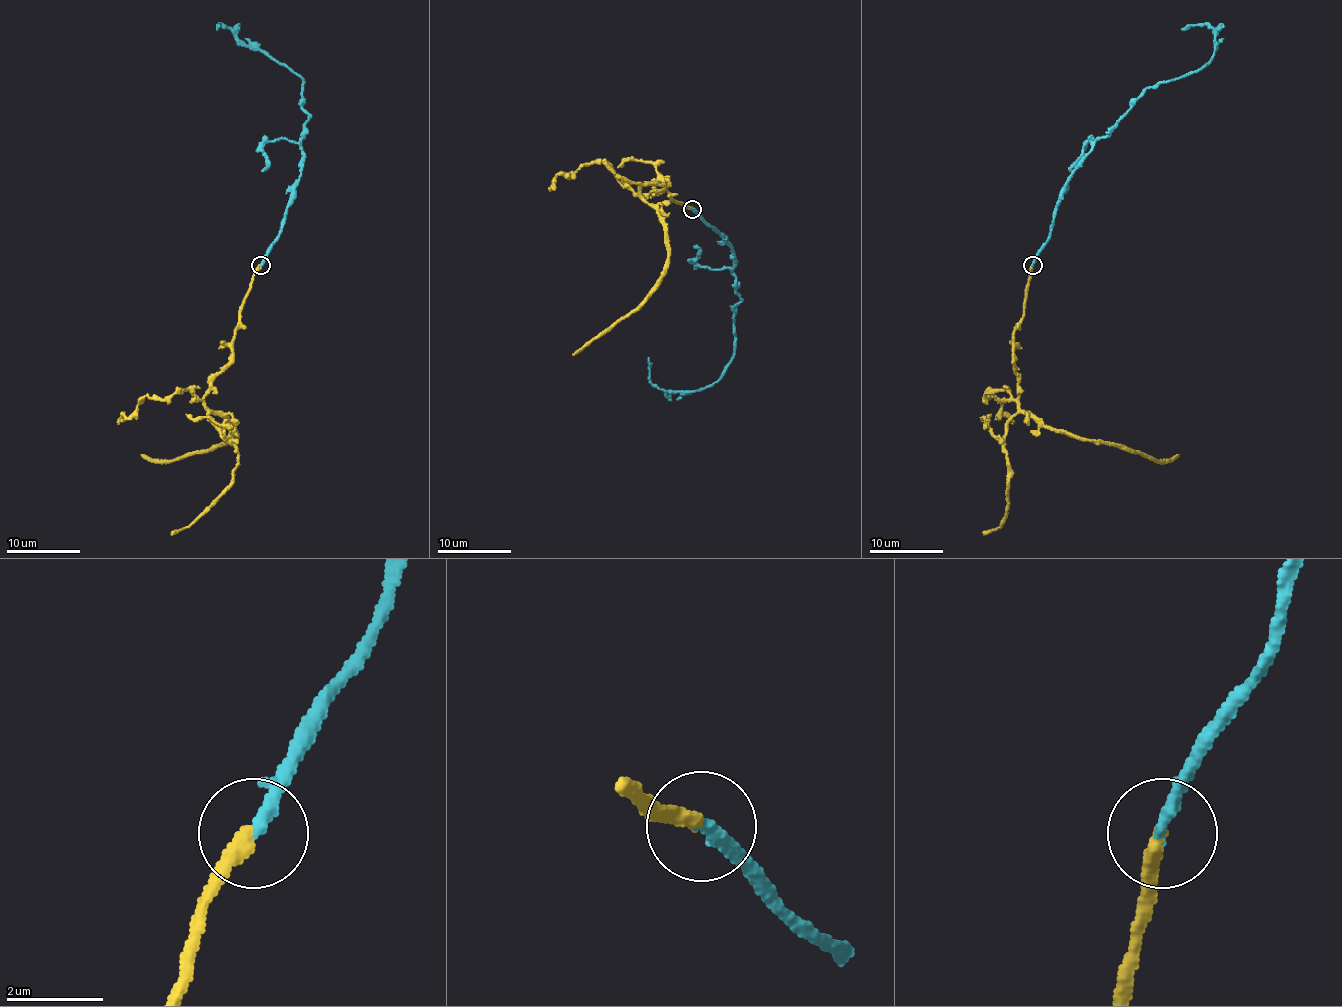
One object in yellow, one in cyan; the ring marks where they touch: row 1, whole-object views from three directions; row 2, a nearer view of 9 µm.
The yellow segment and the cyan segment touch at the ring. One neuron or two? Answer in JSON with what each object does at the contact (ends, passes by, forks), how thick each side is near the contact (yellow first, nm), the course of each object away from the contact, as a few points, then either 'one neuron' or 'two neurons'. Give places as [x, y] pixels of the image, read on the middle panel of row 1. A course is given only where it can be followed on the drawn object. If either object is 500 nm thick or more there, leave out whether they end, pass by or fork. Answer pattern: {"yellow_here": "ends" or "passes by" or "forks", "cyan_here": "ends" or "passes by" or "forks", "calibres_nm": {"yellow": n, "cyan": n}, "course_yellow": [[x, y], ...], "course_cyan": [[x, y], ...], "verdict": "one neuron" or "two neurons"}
{"yellow_here": "ends", "cyan_here": "ends", "calibres_nm": {"yellow": 320, "cyan": 240}, "course_yellow": [[692, 208], [671, 199], [666, 190], [636, 194], [657, 210], [664, 227], [664, 277], [633, 310], [572, 354]], "course_cyan": [[692, 208], [732, 249], [740, 295], [732, 360], [701, 389], [664, 391], [649, 380], [647, 358]], "verdict": "one neuron"}

